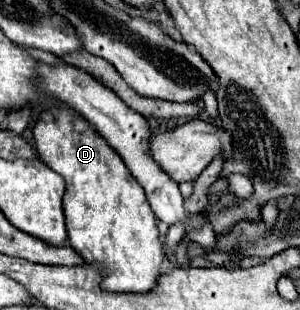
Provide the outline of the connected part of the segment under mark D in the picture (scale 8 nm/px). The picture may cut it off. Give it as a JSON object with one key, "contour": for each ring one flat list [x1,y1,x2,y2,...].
{"contour":[[51,106,43,110,33,128,33,138,39,160,67,182,63,212,69,244,89,264,109,270,101,288,131,294,149,292,161,272,165,254,161,250,157,218,121,156,73,108]]}

